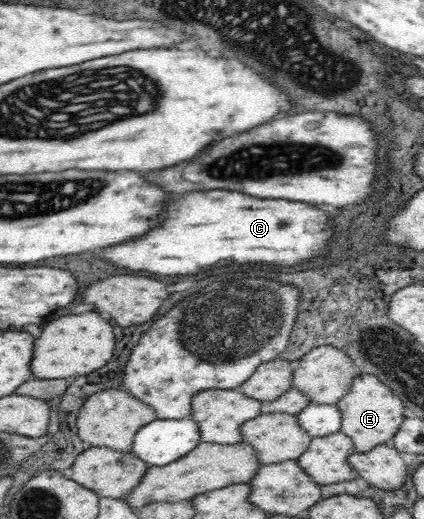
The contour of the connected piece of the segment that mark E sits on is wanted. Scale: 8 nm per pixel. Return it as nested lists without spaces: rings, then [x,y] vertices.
[[[376,375],[356,377],[352,389],[336,404],[342,416],[341,432],[354,442],[358,453],[369,453],[379,445],[388,443],[408,419],[404,402]]]

